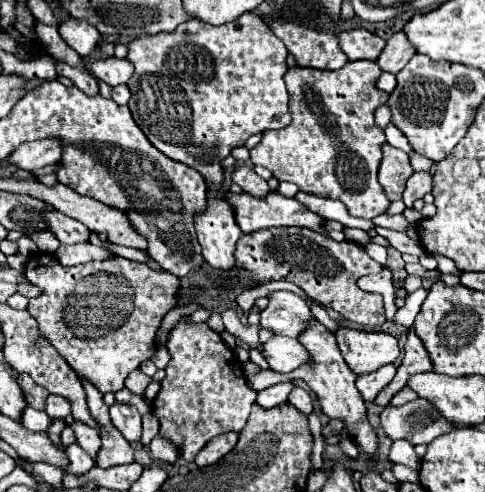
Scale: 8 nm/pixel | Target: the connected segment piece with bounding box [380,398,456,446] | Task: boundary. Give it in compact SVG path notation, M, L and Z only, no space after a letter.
M418 398L404 406L386 406L380 414L382 428L390 440L410 440L410 444L430 444L440 434L446 434L456 424L446 424L446 420L438 420L438 412L434 406Z

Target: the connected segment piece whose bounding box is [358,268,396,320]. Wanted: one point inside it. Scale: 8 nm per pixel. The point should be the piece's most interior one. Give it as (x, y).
(382, 282)

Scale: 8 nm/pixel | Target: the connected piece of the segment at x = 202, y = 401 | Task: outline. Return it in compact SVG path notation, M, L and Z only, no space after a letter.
M182 316L172 328L166 348L170 352L170 362L162 388L152 402L152 414L160 422L158 434L176 444L182 460L194 462L196 454L214 436L244 428L256 392L248 386L234 352L206 322L194 324Z

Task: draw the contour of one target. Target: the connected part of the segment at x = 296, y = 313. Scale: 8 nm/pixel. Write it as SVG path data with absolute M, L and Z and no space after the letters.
M270 292L268 308L260 312L260 328L266 328L274 334L298 338L306 328L306 322L312 318L306 302L292 292Z

